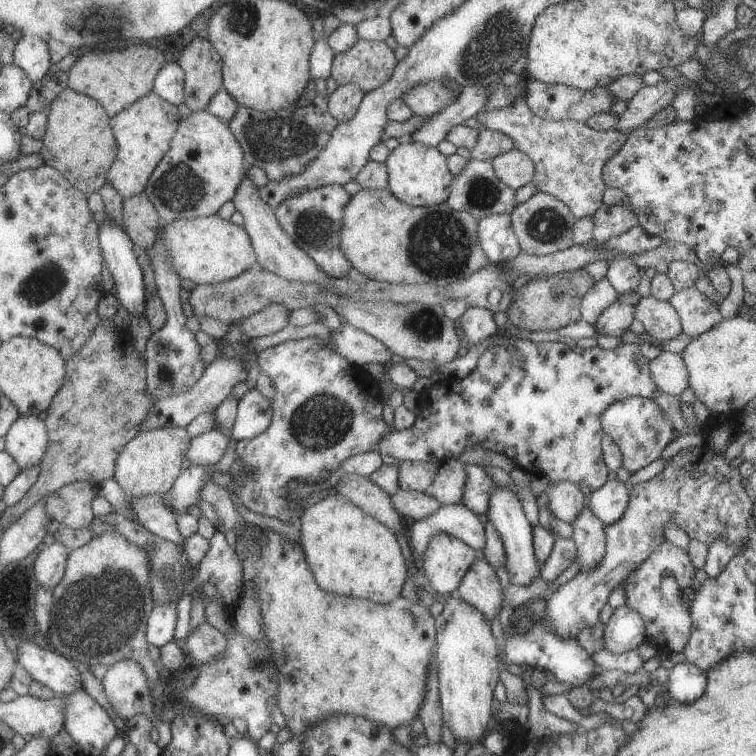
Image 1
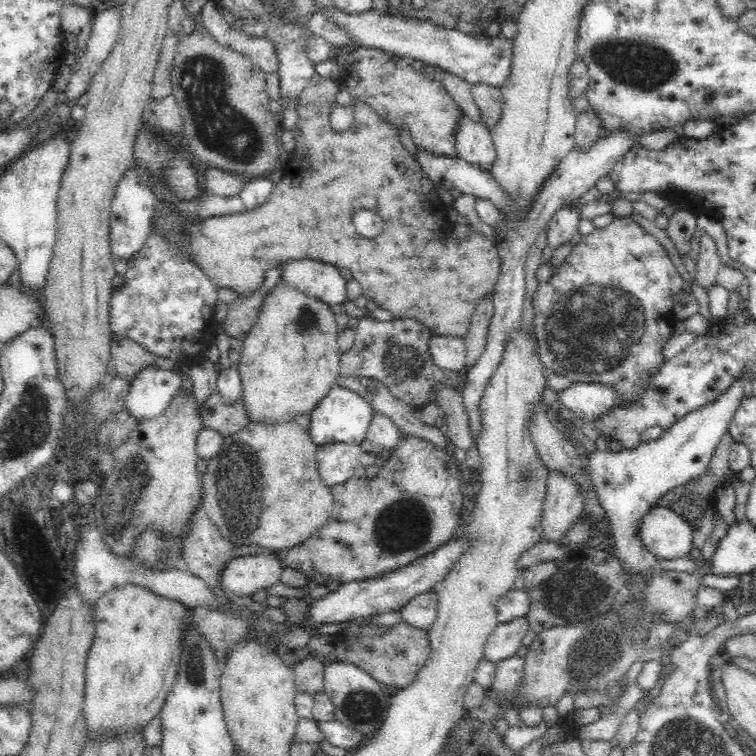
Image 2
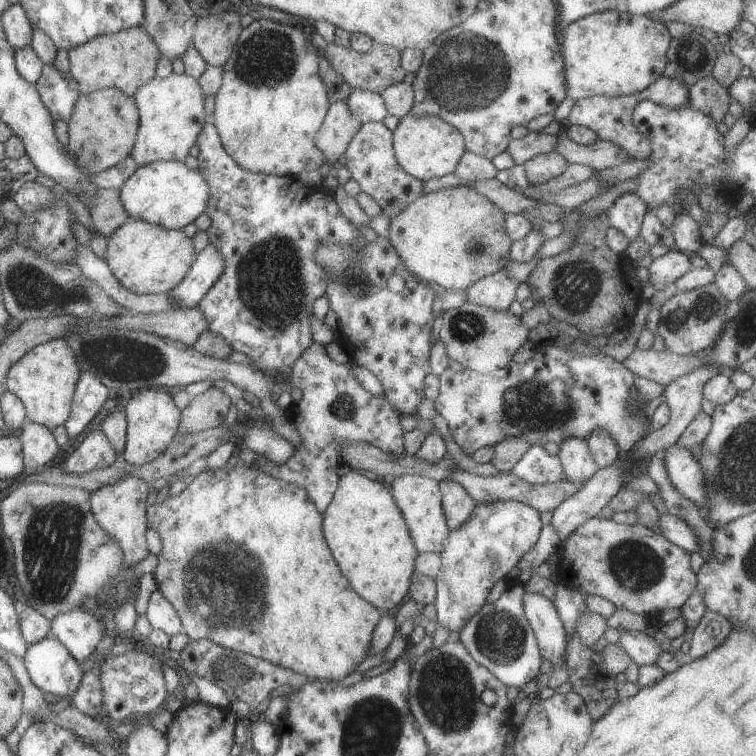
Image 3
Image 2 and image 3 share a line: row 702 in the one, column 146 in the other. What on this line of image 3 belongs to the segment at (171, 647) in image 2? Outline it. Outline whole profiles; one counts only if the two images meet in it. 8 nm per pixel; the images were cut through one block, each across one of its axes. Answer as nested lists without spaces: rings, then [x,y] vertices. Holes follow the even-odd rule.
[[[186,72],[172,73],[164,78],[155,76],[140,86],[134,96],[139,112],[139,129],[131,150],[138,167],[156,161],[185,162],[190,148],[197,143],[199,134],[209,121],[205,97],[198,79]]]

